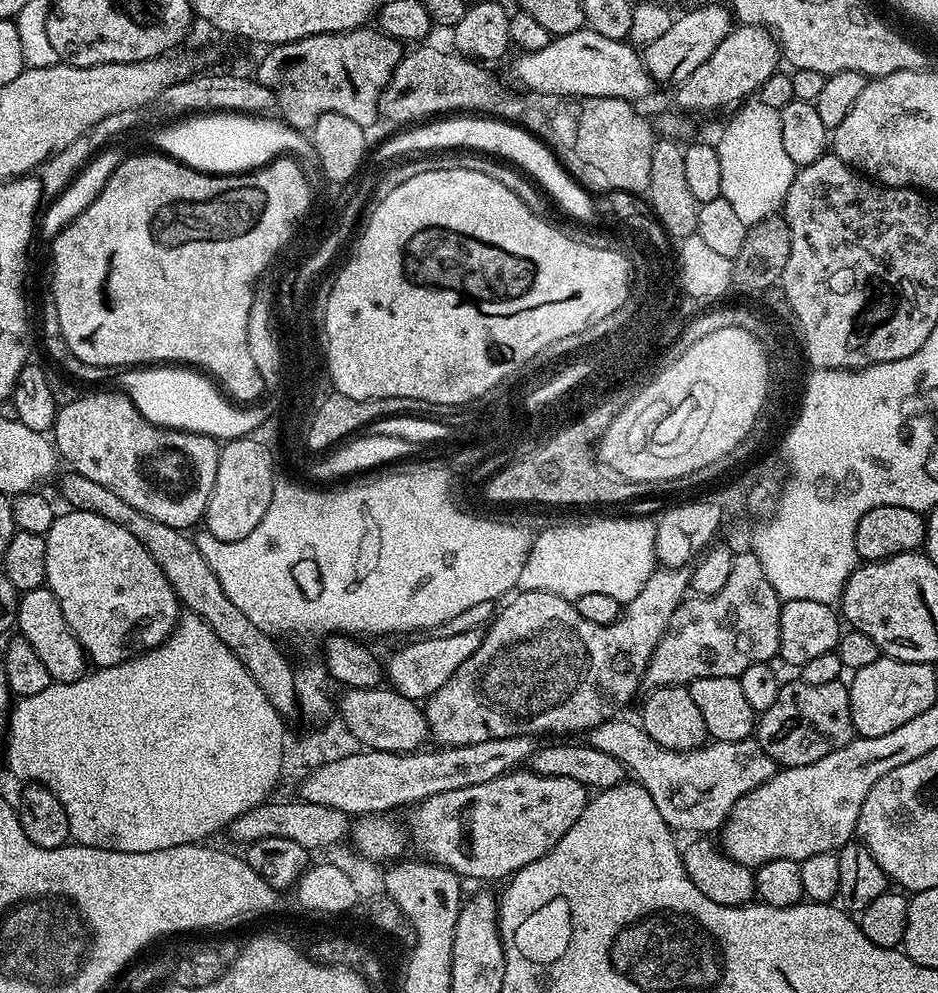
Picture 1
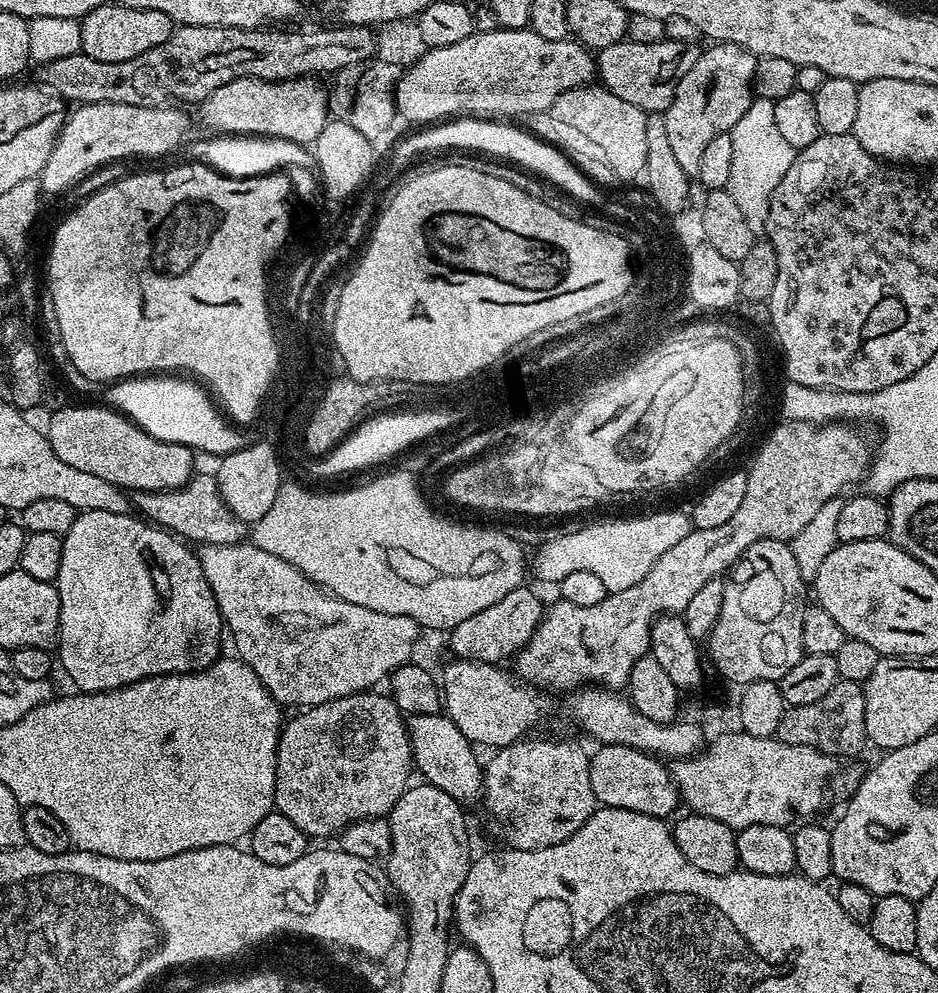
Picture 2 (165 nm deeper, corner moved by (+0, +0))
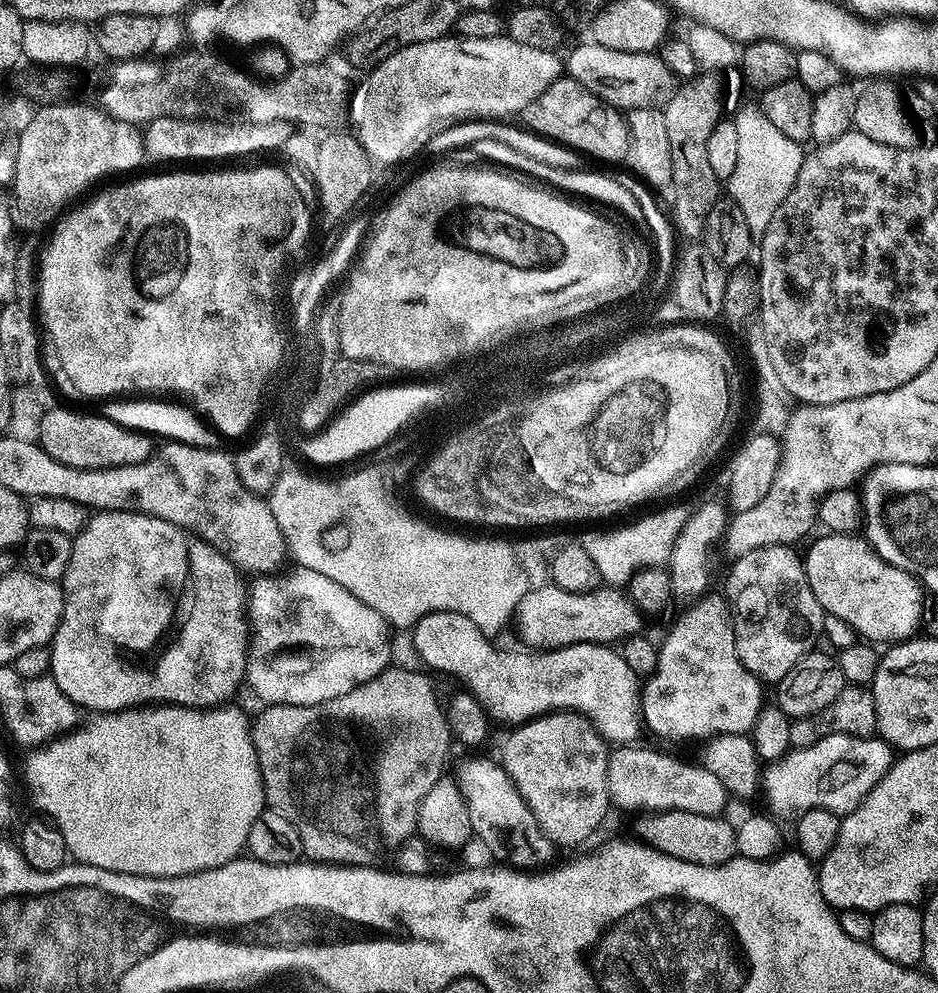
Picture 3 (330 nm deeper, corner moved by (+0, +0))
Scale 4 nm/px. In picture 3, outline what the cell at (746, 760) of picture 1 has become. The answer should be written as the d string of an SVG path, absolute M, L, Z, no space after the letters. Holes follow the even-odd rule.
M835 732L809 748L792 748L787 756L769 763L762 772L762 792L777 817L792 818L811 808L821 808L843 818L863 802L878 782L882 782L893 761L893 750L891 744L876 736Z

